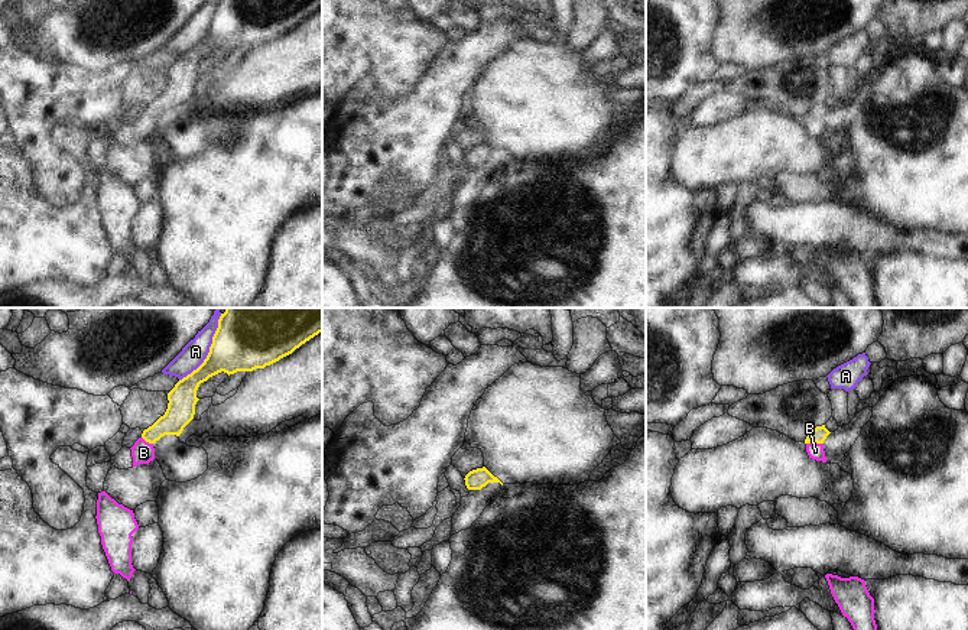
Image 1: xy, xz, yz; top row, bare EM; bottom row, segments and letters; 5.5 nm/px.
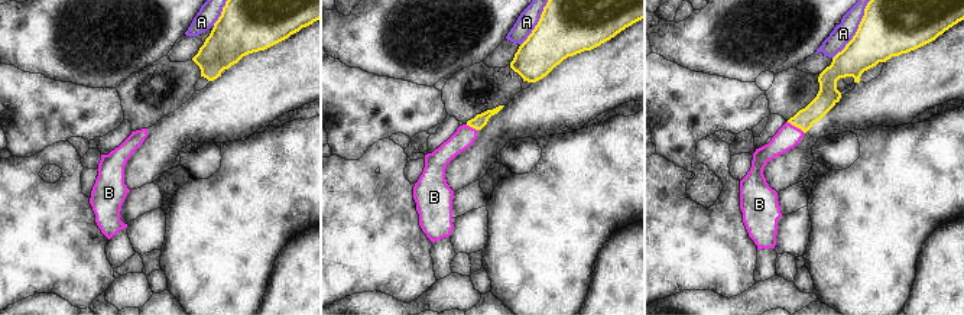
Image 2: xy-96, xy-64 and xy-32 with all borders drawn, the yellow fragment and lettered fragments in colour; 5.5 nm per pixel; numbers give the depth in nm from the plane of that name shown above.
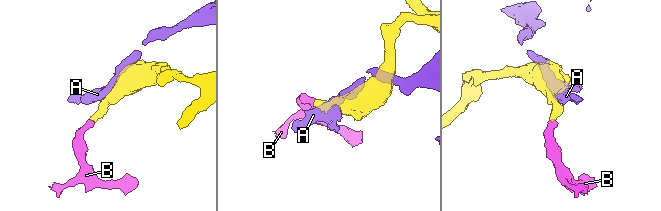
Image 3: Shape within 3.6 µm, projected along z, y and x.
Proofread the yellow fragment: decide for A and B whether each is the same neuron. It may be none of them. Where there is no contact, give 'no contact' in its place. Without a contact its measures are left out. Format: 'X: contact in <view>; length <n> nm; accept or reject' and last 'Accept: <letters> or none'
A: contact in xy; length 380 nm; reject
B: contact in yz; length 100 nm; accept
Accept: B

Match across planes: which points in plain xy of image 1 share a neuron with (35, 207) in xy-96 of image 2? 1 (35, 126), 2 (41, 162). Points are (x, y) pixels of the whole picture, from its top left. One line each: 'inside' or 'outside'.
1: outside
2: outside

